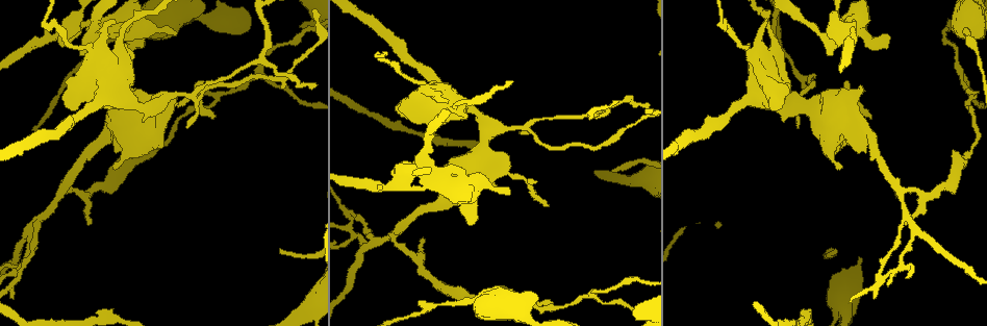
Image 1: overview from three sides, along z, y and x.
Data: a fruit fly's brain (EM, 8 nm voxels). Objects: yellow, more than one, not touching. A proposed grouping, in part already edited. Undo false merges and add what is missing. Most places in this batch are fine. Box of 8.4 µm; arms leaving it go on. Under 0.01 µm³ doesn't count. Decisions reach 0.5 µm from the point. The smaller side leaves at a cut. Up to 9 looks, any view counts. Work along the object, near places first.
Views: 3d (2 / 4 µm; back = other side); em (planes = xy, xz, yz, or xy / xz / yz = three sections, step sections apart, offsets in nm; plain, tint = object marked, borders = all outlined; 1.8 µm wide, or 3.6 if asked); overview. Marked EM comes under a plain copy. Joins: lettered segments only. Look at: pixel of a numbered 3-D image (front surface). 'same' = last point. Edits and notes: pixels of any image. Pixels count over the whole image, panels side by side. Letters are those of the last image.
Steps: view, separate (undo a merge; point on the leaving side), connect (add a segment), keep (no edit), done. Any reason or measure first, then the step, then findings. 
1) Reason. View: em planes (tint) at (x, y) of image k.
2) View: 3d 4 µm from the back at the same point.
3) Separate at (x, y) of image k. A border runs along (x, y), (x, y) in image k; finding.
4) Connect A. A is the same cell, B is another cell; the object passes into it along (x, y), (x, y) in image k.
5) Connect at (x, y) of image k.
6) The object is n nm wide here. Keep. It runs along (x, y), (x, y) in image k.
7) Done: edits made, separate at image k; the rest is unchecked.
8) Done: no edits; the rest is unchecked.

Sharp bend. View: 3d 2 µm at (902, 267) of image 1.

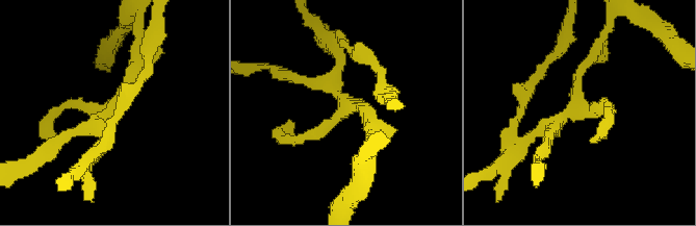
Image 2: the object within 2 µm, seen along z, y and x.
4 arms meet here; now the EM. View: em planes (borders) at (114, 106) of image 2.

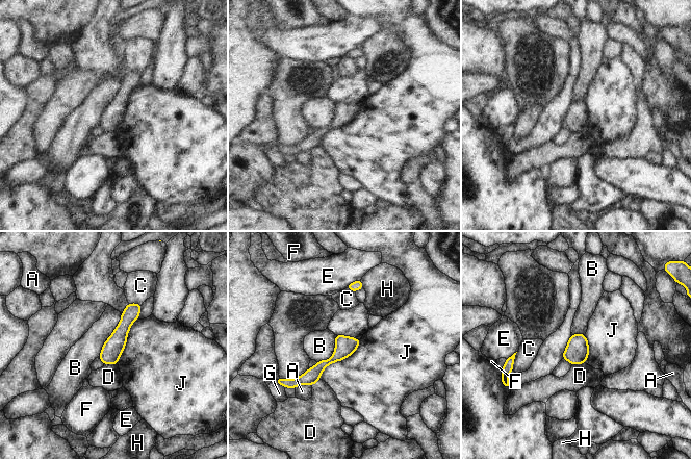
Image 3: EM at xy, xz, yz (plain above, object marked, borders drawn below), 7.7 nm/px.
The object is 160 nm wide here. Keep. A, B, C, D, E, F, G, H and J are other cells; a border runs along (360, 339), (318, 379) in image 3; one neuron here.

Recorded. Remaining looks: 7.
Sharp bend. View: 3d 4 µm at (60, 188) of image 1.

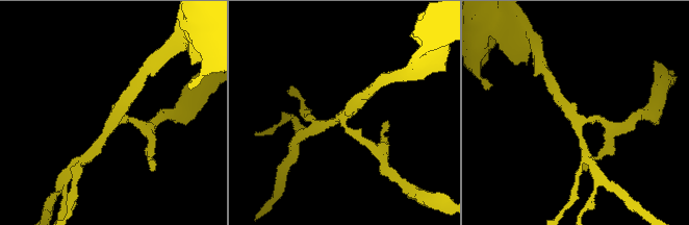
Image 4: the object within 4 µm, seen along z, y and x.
3 arms meet here; the arms are 160, 190, 220 nm wide. View: em planes (tint) at (346, 113) of image 4.

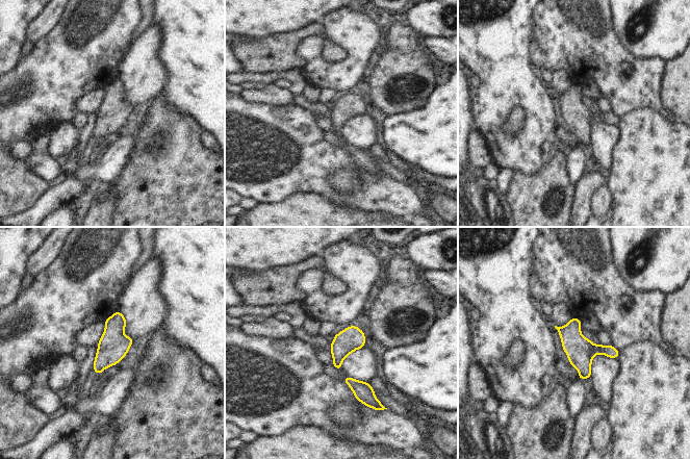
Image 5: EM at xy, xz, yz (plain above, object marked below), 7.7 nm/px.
What lies round it. View: em planes (borders) at the same point.

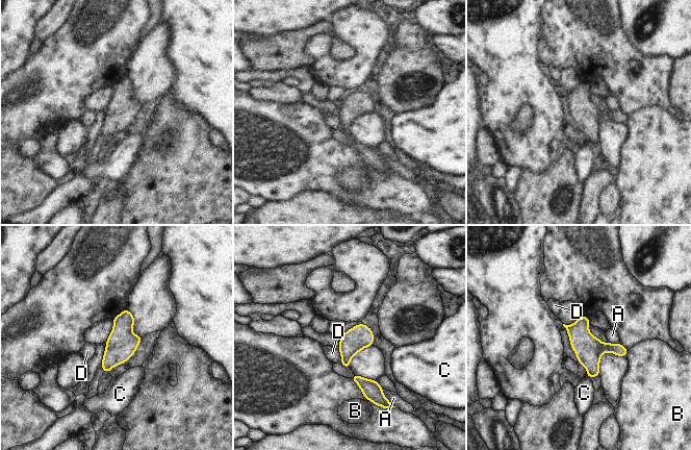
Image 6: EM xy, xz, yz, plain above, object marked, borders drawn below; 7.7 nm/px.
The longest contact is with A, 130 nm. Keep. A, B, C and D are other cells; continuous, no second neuron.

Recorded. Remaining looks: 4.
Thick turns thin. View: em 3.6 µm planes (tint) at (136, 148) of image 1.

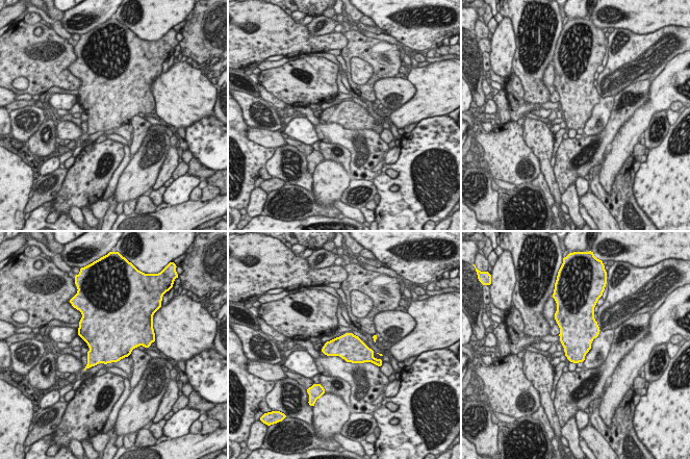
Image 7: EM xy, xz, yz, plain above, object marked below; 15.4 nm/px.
View: em 3.6 µm planes (borders) at the same point.

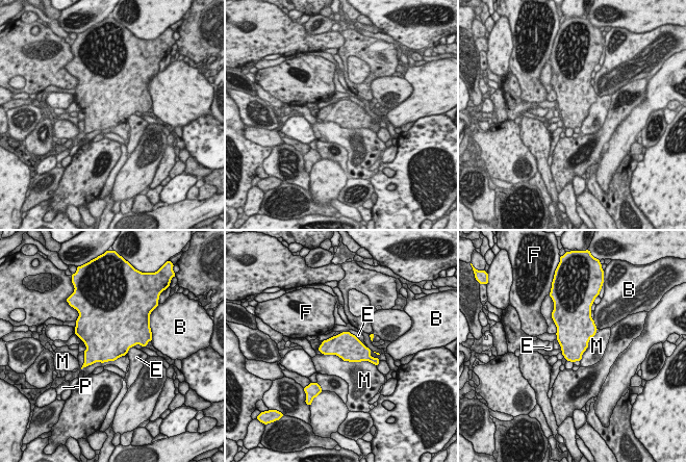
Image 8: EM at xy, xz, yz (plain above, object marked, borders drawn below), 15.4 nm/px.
The object is 400 nm wide here. Keep. B, E, F, M and P are other cells; a border runs along (323, 354), (373, 364) in image 8; continuous, no second neuron.

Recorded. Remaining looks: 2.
Free end. View: em xy step 4 (borders) at (888, 34) of image 1.

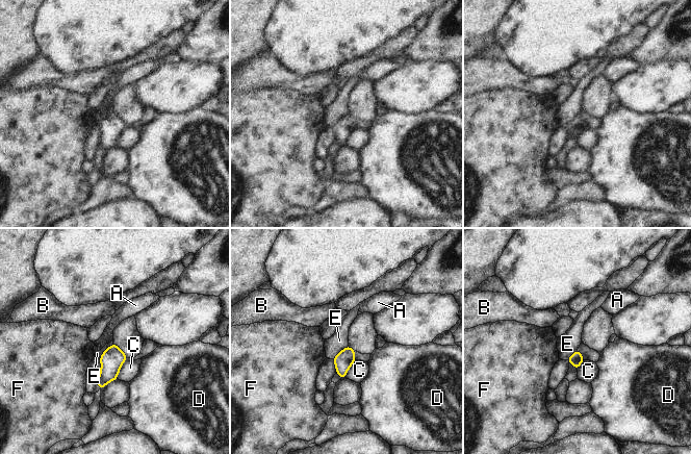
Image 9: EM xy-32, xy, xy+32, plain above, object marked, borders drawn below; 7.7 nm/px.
Keep. A, B, C, D, E and F are other cells; a border runs along (348, 345), (332, 358) in image 9; none of them fits.

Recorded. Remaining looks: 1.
Done: no edits; the rest is unchecked.

